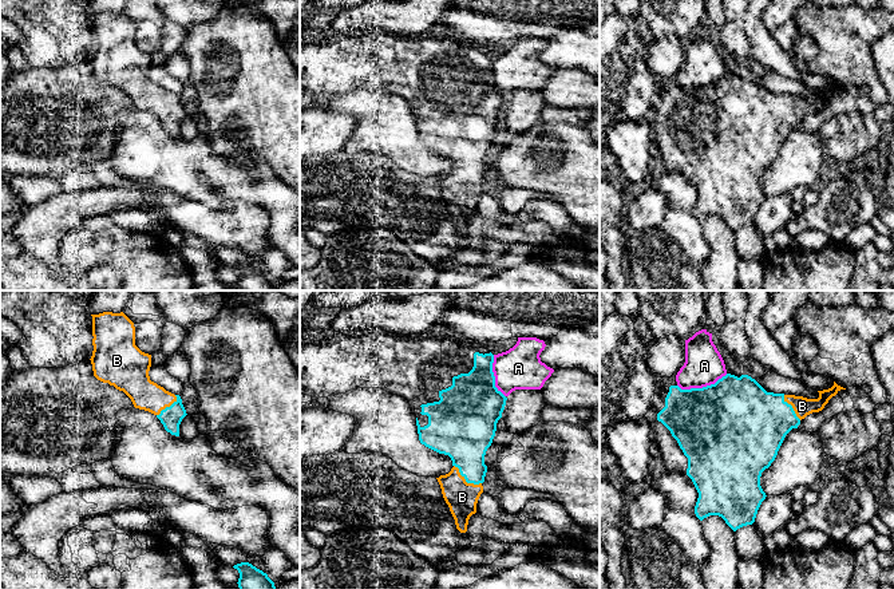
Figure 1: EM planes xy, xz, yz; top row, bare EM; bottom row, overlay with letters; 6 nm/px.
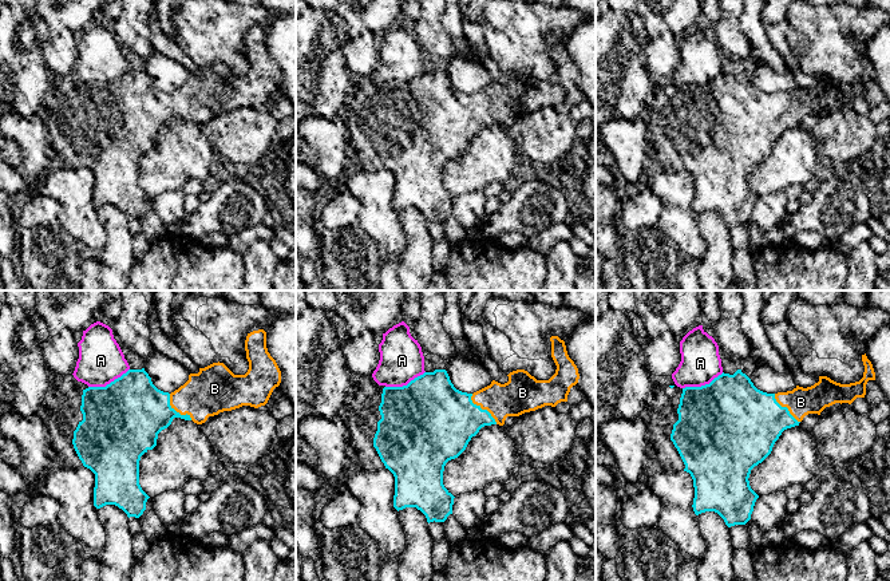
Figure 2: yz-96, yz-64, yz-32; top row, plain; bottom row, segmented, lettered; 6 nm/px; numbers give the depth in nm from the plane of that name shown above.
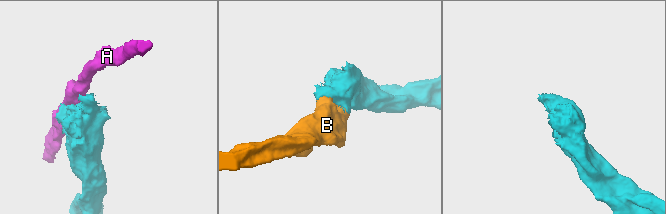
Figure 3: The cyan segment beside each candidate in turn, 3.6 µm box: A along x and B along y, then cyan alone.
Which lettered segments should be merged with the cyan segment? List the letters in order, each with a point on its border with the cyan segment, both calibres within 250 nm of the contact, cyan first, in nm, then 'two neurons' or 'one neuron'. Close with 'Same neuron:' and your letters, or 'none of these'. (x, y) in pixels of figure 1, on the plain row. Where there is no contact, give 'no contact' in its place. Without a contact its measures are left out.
A: contact yz (703, 87); calibres 500 and 240 nm; two neurons
B: contact xz (466, 181); calibres 280 and 190 nm; one neuron
Same neuron: B

